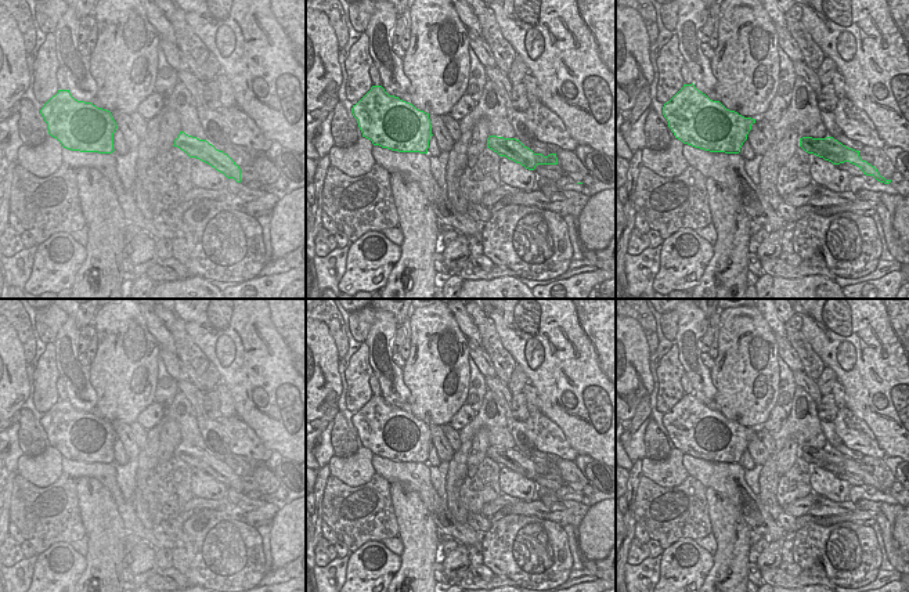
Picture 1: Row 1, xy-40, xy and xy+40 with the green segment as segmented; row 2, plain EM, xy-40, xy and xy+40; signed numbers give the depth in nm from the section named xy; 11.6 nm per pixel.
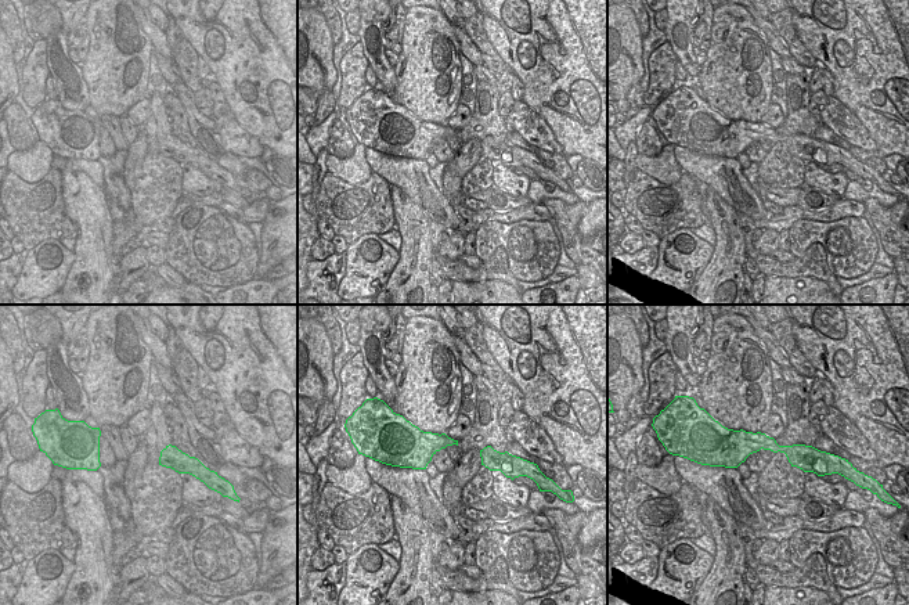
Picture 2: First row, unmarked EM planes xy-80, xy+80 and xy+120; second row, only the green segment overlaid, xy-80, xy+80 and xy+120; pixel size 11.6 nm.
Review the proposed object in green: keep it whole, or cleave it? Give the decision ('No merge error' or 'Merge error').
Merge error.

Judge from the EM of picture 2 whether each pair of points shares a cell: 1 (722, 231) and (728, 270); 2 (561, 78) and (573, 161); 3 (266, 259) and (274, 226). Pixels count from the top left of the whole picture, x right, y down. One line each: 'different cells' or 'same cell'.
1: same cell
2: different cells
3: same cell

